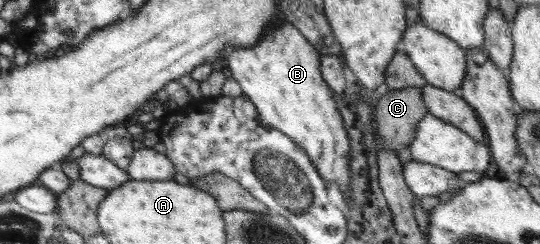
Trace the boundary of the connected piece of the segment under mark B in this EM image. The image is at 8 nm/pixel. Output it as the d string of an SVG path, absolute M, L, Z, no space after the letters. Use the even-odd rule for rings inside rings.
M285 21L278 28L267 30L262 35L262 39L252 45L252 48L233 48L227 55L227 67L233 79L241 86L243 95L255 104L261 123L264 126L282 130L290 138L294 138L309 154L310 160L314 162L326 185L332 184L339 187L346 198L350 196L349 138L343 127L342 114L338 107L335 107L335 101L327 91L326 81L321 79L319 53L309 45L309 42L294 25Z

